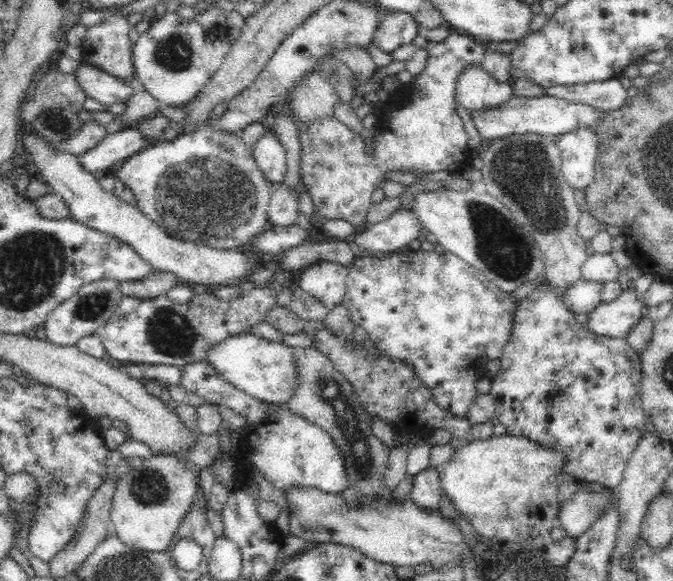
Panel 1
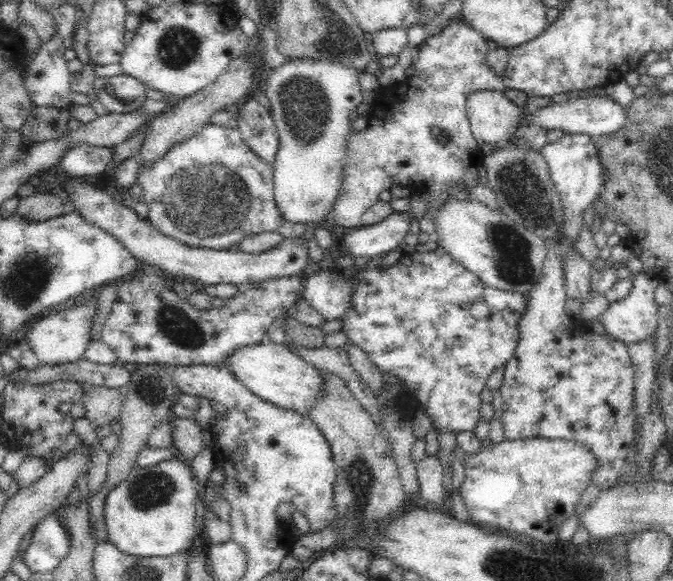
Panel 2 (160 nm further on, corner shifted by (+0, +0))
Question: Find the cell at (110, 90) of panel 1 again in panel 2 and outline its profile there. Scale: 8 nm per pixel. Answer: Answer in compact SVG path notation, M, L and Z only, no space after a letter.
M133 76L98 77L93 91L110 113L128 113L144 106L149 86Z

